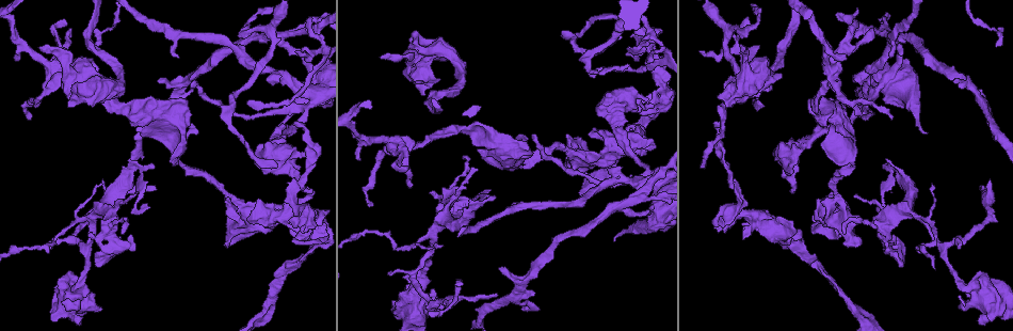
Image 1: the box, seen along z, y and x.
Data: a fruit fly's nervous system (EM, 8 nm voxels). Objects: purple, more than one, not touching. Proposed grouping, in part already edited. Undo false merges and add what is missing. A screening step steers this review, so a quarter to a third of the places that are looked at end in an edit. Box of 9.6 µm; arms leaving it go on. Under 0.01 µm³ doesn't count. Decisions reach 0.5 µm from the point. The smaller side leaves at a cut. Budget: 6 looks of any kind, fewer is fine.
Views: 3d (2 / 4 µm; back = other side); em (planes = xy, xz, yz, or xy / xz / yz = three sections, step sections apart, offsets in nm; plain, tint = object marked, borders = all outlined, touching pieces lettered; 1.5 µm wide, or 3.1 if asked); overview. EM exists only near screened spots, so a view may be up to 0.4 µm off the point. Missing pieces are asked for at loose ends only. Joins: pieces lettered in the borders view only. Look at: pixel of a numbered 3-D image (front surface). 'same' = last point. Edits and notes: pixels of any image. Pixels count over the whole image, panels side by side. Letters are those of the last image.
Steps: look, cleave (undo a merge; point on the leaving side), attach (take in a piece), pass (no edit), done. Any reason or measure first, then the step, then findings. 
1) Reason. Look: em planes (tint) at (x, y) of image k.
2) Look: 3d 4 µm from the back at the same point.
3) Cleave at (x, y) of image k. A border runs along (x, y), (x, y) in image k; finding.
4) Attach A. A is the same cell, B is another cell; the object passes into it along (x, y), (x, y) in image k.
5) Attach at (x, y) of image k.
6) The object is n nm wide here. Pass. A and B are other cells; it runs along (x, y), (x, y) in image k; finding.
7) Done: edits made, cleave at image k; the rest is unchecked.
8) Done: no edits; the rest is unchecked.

Branch stops here. Look: 3d 2 µm at (761, 104) of image 1.

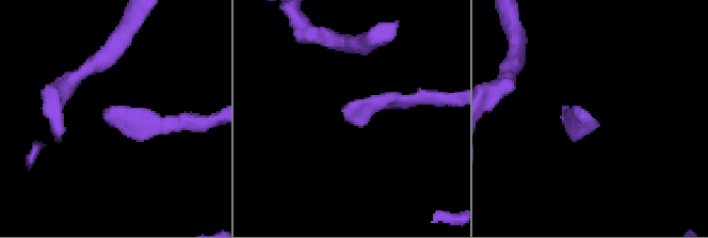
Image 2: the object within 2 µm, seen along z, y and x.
Now the EM. Look: em planes (borders) at (581, 108) of image 2.

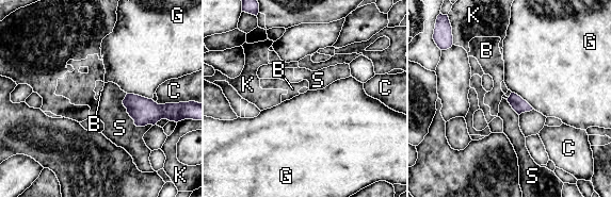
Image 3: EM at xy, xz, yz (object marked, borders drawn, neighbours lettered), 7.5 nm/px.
Pass. B, C, G, K and S are other cells; a border runs along (127, 93), (133, 93), (151, 99) in image 3; none of them fits.

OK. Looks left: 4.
Tapers out. Look: em planes (borders) at (744, 48) of image 1.

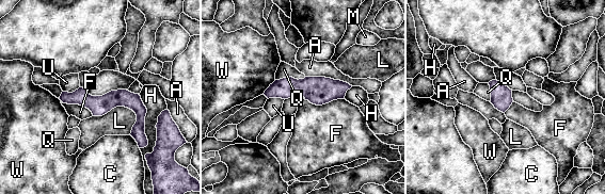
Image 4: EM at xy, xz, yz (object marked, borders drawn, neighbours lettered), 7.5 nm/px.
Pass. A, C, F, H, L, M, Q, U and W are other cells; it runs along (64, 94), (129, 101), (140, 112), (141, 143) in image 4; no lettered piece goes on from it.

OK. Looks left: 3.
Arms part here. Look: 3d 4 µm from the back at (733, 46) of image 1.

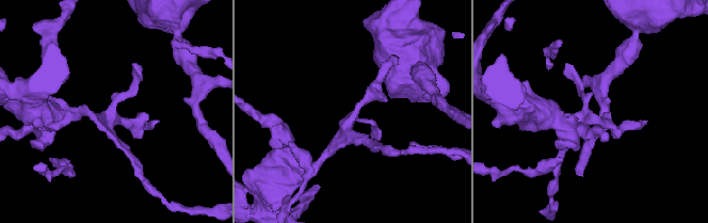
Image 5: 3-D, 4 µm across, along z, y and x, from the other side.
Now the EM. Look: em planes (borders) at (117, 115) of image 5.

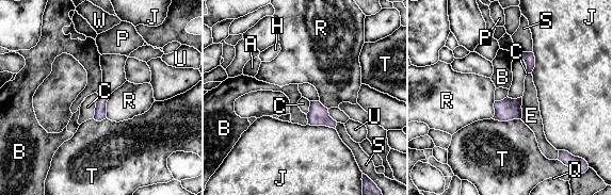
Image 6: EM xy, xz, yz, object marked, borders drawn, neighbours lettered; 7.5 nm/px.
The object is 100 nm wide here. Pass. A, B, C, E, H, J, P, Q, R, S, T, U and W are other cells; a border runs along (514, 57), (524, 61), (528, 72) in image 6; all the same neuron.

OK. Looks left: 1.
Done: no edits; the rest is unchecked.

